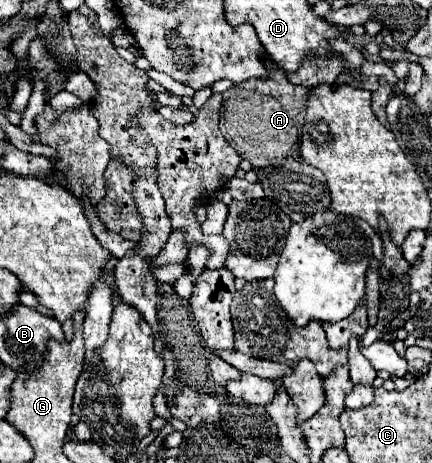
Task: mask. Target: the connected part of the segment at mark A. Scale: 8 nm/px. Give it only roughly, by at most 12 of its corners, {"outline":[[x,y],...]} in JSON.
{"outline":[[306,86],[226,90],[220,132],[254,168],[300,158]]}

